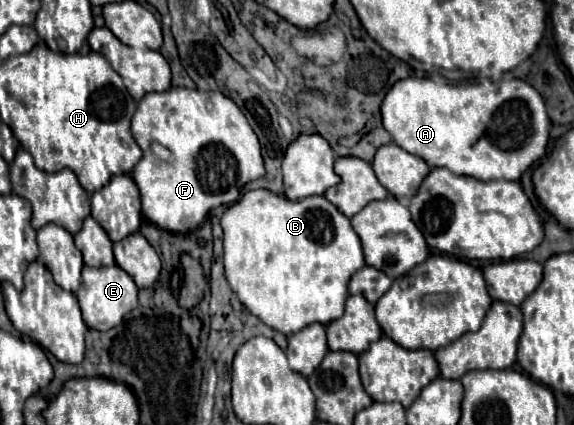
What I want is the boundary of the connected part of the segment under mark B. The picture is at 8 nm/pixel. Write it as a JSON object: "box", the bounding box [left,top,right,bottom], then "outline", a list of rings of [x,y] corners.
{"box":[221,189,365,335],"outline":[[[255,189],[225,211],[221,227],[225,277],[239,301],[265,325],[291,335],[313,321],[329,325],[341,317],[349,279],[365,259],[349,219],[325,197],[291,203],[283,195]]]}

